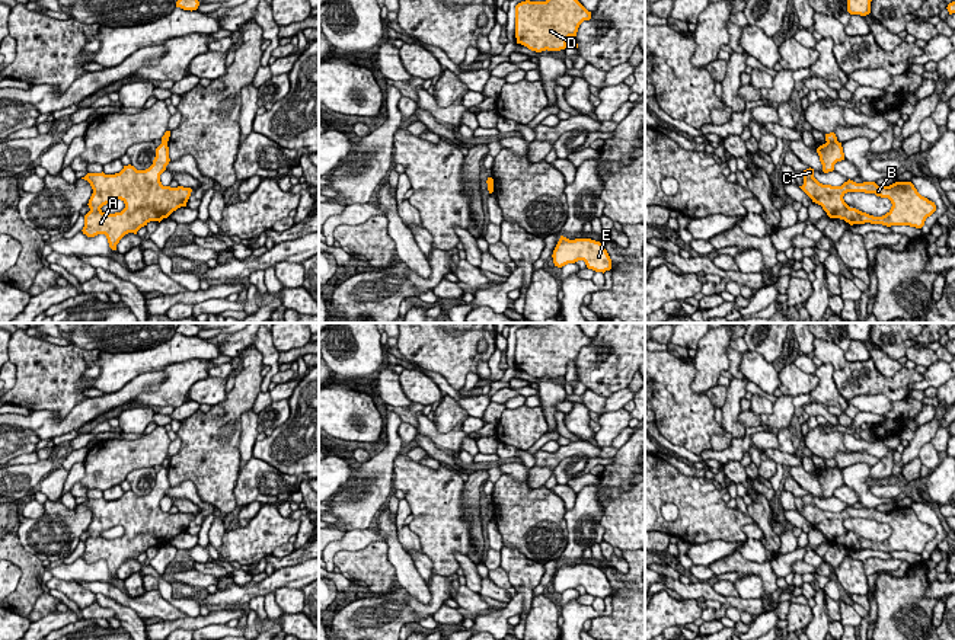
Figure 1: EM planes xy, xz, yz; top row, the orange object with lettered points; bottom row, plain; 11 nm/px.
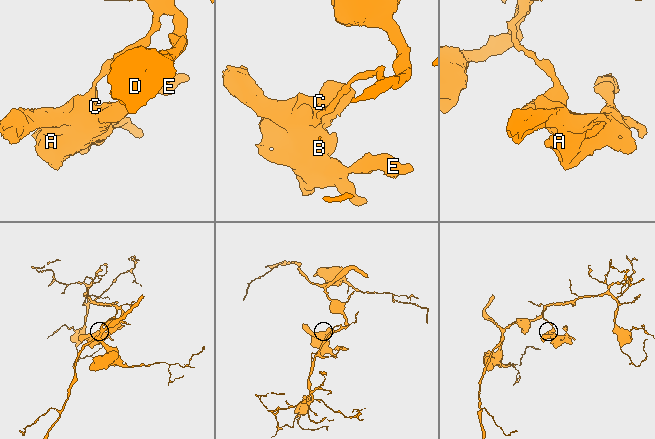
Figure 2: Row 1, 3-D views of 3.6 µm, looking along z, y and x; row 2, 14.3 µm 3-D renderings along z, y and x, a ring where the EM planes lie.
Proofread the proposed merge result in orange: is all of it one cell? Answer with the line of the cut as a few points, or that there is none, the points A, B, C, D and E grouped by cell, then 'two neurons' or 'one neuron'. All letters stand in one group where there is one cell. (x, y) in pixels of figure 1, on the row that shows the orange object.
yz (836, 140), (827, 143) | A B C E / D | two neurons

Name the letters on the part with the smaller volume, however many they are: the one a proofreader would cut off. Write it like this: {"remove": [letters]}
{"remove": ["A", "B", "C", "E"]}

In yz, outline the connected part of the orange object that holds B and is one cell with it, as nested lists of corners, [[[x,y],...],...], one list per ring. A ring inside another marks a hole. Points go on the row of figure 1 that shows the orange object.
[[[814,169],[802,172],[804,185],[799,186],[812,202],[823,207],[830,218],[840,218],[853,224],[882,224],[910,225],[922,228],[927,217],[936,211],[935,202],[922,196],[911,182],[895,182],[889,186],[878,186],[875,182],[856,183],[844,182],[841,186],[823,185],[814,177]],[[847,192],[875,193],[888,198],[892,204],[891,209],[882,217],[873,217],[856,208],[850,208],[843,196]]]

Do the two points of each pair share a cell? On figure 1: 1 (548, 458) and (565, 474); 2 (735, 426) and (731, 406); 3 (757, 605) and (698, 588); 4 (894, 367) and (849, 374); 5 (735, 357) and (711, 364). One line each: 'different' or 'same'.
1: different
2: same
3: same
4: different
5: different

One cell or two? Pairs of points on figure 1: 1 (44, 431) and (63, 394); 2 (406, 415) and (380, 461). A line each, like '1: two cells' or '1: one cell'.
1: two cells
2: two cells

